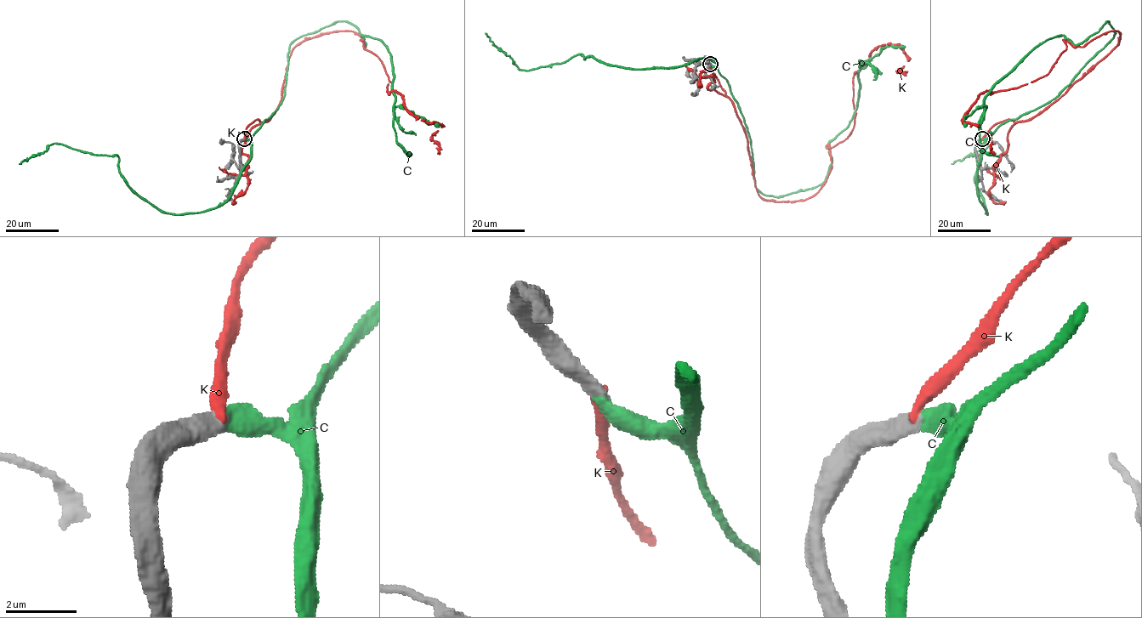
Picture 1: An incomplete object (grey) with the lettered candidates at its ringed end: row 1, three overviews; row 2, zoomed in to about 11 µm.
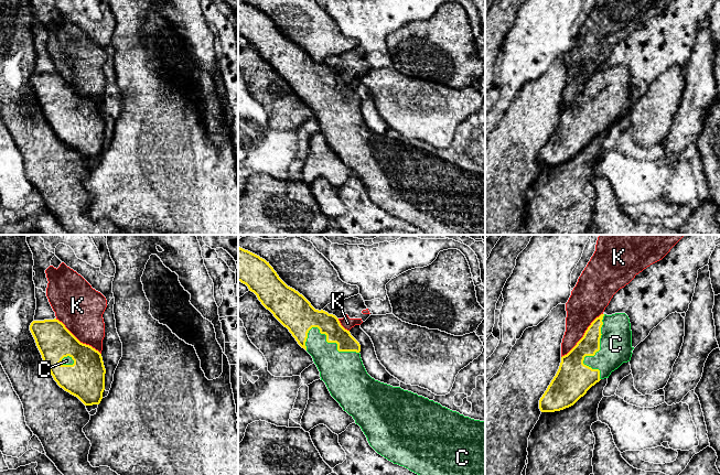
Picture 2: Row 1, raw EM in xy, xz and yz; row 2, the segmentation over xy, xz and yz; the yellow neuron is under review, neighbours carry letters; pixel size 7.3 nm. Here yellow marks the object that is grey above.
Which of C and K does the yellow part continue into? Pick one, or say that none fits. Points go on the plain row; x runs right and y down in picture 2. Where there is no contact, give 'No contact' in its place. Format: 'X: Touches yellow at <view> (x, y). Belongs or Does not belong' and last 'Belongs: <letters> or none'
C: Touches yellow at xz (332, 95). Belongs
K: Touches yellow at yz (583, 88). Does not belong
Belongs: C

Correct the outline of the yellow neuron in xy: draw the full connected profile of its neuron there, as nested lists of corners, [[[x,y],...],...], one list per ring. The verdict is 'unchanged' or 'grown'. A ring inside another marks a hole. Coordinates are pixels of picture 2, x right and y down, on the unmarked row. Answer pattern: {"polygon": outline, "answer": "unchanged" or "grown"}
{"polygon": [[[56,72],[33,74],[30,84],[57,138],[85,159],[99,158],[106,127],[101,107],[80,96]]], "answer": "grown"}

